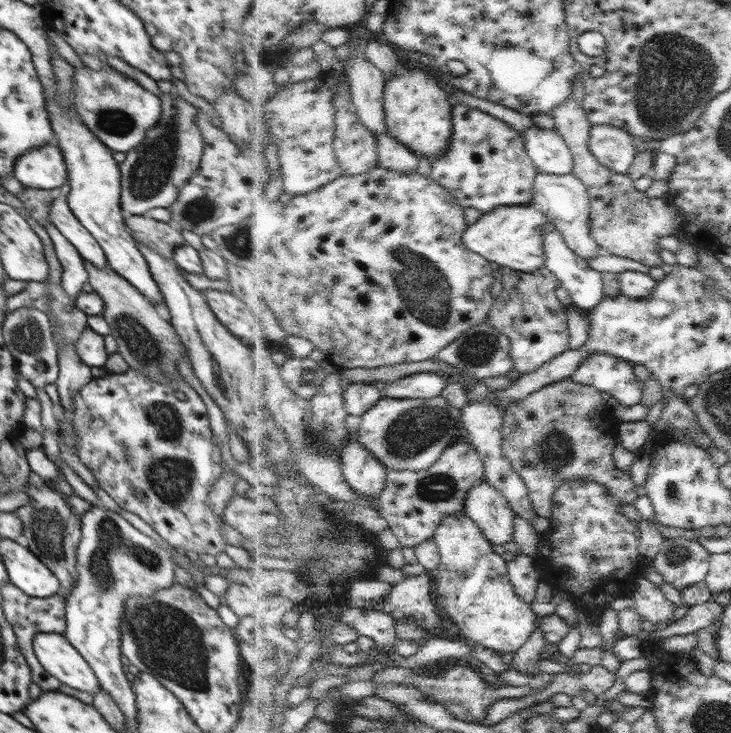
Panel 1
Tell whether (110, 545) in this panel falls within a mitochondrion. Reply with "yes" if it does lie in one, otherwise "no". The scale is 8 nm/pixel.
yes

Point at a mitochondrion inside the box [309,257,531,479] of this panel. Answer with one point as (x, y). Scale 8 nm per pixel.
(416, 430)

